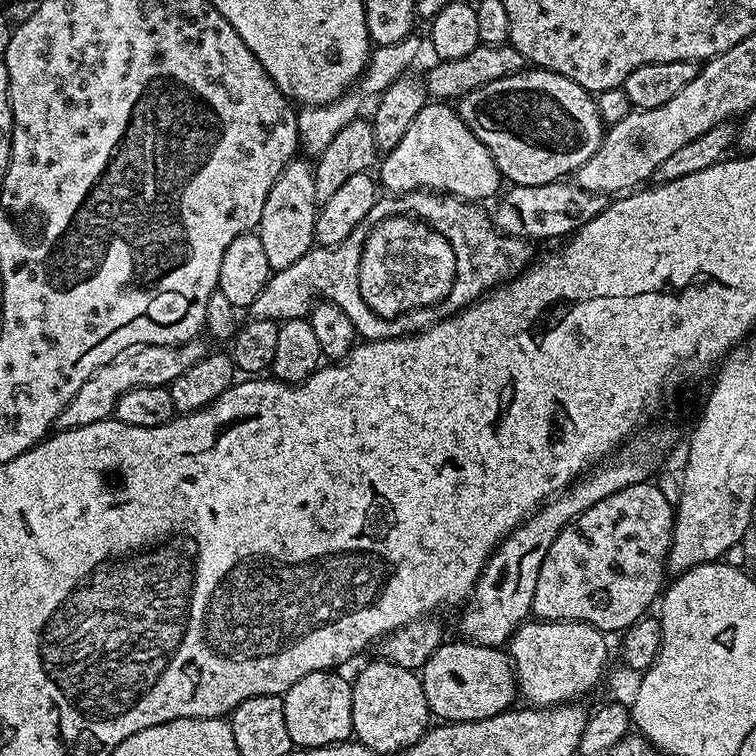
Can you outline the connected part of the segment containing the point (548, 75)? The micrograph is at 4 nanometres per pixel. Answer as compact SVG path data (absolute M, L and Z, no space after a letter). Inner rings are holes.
M535 66L515 72L513 76L498 78L498 82L490 82L485 88L470 90L470 94L460 97L458 111L478 142L490 150L501 177L512 186L542 186L571 177L591 158L594 150L598 150L606 131L593 93L578 86L578 82L570 82L570 78L562 74Z

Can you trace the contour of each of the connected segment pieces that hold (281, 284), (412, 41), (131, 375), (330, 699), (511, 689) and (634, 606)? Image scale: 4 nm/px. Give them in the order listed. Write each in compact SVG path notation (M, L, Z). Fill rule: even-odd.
M431 190L406 192L388 199L377 199L374 210L366 214L358 226L354 226L350 238L333 248L313 247L294 266L277 268L269 275L268 285L254 298L250 309L251 315L258 320L298 320L311 313L312 305L317 298L331 302L350 317L354 322L356 335L361 341L392 340L396 336L406 336L423 330L437 319L435 307L418 309L416 312L404 313L392 319L380 317L366 304L359 289L359 262L363 252L364 240L367 239L370 226L392 215L411 213L413 217L424 221L442 236L453 248L456 263L456 278L450 292L438 305L439 315L455 316L470 304L475 304L493 288L520 275L533 259L529 241L515 236L505 236L496 228L493 217L483 212L479 203L460 200L457 196L441 195ZM532 256L532 257L531 257ZM316 296L316 297L315 297Z
M413 34L402 38L402 42L394 42L393 44L382 44L371 49L368 64L364 68L364 74L358 81L358 89L350 90L343 96L340 96L334 103L309 105L299 109L296 115L298 122L300 148L307 157L315 158L320 156L323 150L330 146L330 141L338 134L339 130L348 126L350 122L359 119L361 115L362 99L371 101L373 98L380 97L384 91L394 82L398 82L398 78L409 75L412 63L420 56L420 40L419 35Z
M203 339L188 340L185 344L135 344L118 358L114 358L106 366L94 370L86 382L82 382L82 390L70 398L70 402L58 414L55 427L63 430L65 428L77 428L78 426L90 426L99 420L109 419L116 411L116 403L130 390L138 386L162 386L167 388L178 378L178 374L186 374L190 366L197 364L201 358L209 355L210 348L203 344Z
M339 671L311 672L306 678L298 678L282 694L284 713L286 714L286 730L290 730L290 738L296 748L325 748L331 744L343 744L352 736L352 680L339 676Z
M457 639L453 644L441 643L419 673L429 713L440 722L459 722L481 720L509 711L514 704L512 699L518 696L512 657L503 647Z
M656 482L626 486L626 490L618 490L618 494L610 494L610 498L602 502L594 502L590 510L571 520L558 538L554 538L554 546L546 550L542 570L538 570L531 615L538 620L575 620L577 624L589 624L605 634L623 633L651 609L648 607L652 603L652 607L657 603L665 587L673 519L674 504L666 500Z

